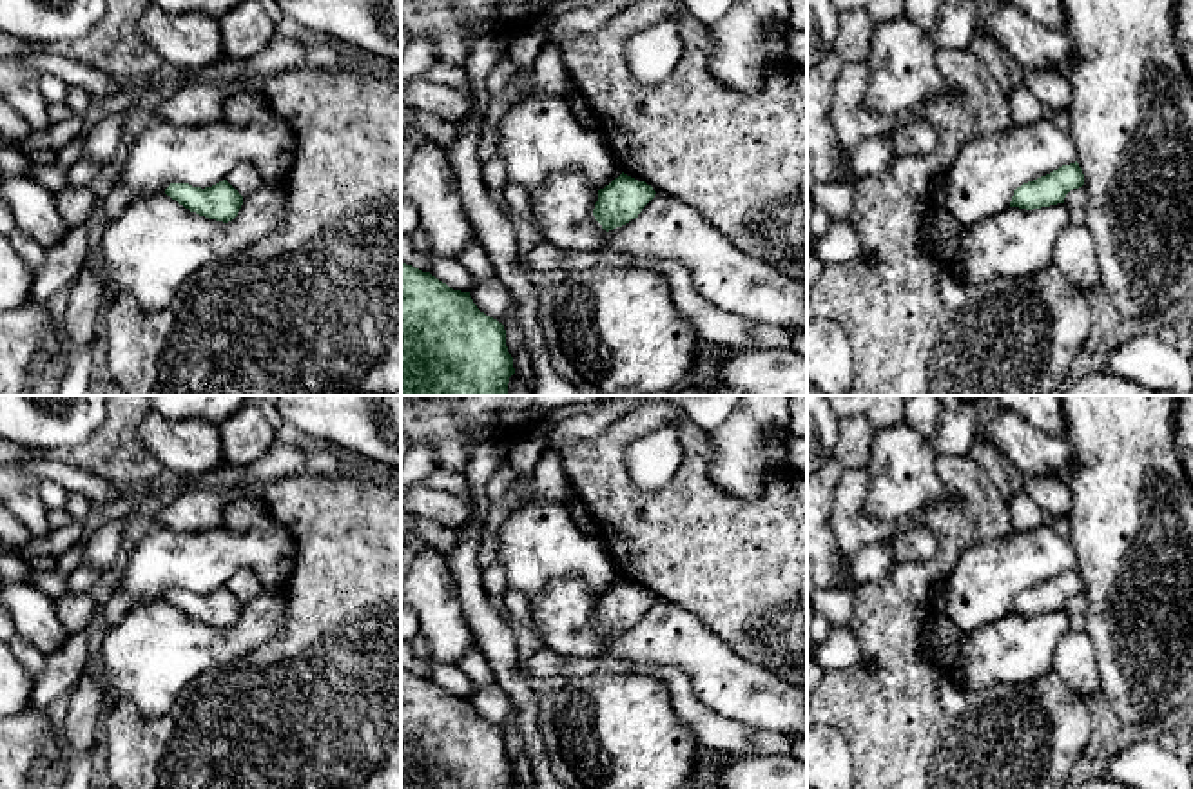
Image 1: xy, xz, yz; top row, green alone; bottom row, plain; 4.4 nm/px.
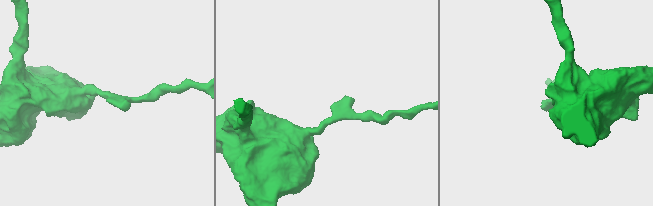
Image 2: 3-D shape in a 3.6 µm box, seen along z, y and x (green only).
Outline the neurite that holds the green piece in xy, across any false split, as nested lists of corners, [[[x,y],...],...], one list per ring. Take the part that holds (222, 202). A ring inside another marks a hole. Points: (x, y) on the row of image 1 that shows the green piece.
[[[227,180],[205,189],[189,183],[170,183],[165,194],[190,212],[223,223],[232,221],[243,205],[243,196]]]

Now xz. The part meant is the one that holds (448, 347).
[[[401,261],[401,395],[506,395],[513,374],[513,357],[506,346],[504,325],[480,312],[470,292],[453,290],[430,272],[422,272]]]

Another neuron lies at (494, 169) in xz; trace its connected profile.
[[[497,152],[491,160],[484,161],[482,174],[490,190],[502,189],[508,183],[504,158]]]

